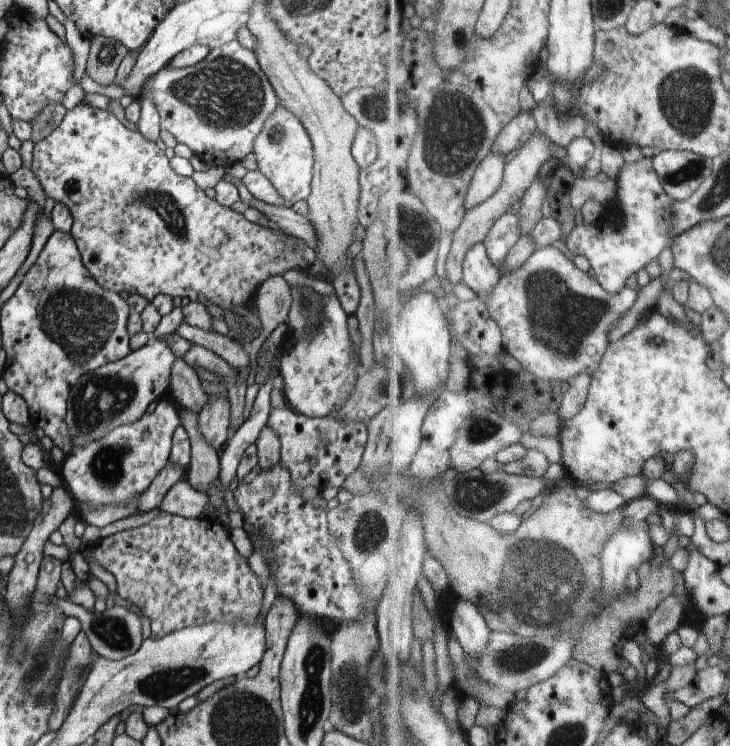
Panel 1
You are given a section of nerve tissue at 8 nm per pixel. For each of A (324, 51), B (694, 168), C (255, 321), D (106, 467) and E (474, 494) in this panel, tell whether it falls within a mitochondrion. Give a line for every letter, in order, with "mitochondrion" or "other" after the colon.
A: other
B: mitochondrion
C: other
D: mitochondrion
E: mitochondrion

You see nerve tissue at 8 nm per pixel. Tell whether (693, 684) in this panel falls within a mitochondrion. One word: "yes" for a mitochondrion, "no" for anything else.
no

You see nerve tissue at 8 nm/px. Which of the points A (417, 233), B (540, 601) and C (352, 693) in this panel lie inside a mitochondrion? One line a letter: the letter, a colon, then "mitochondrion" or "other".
A: mitochondrion
B: mitochondrion
C: mitochondrion

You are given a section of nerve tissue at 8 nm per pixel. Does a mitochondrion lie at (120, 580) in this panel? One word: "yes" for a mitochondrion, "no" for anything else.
no

